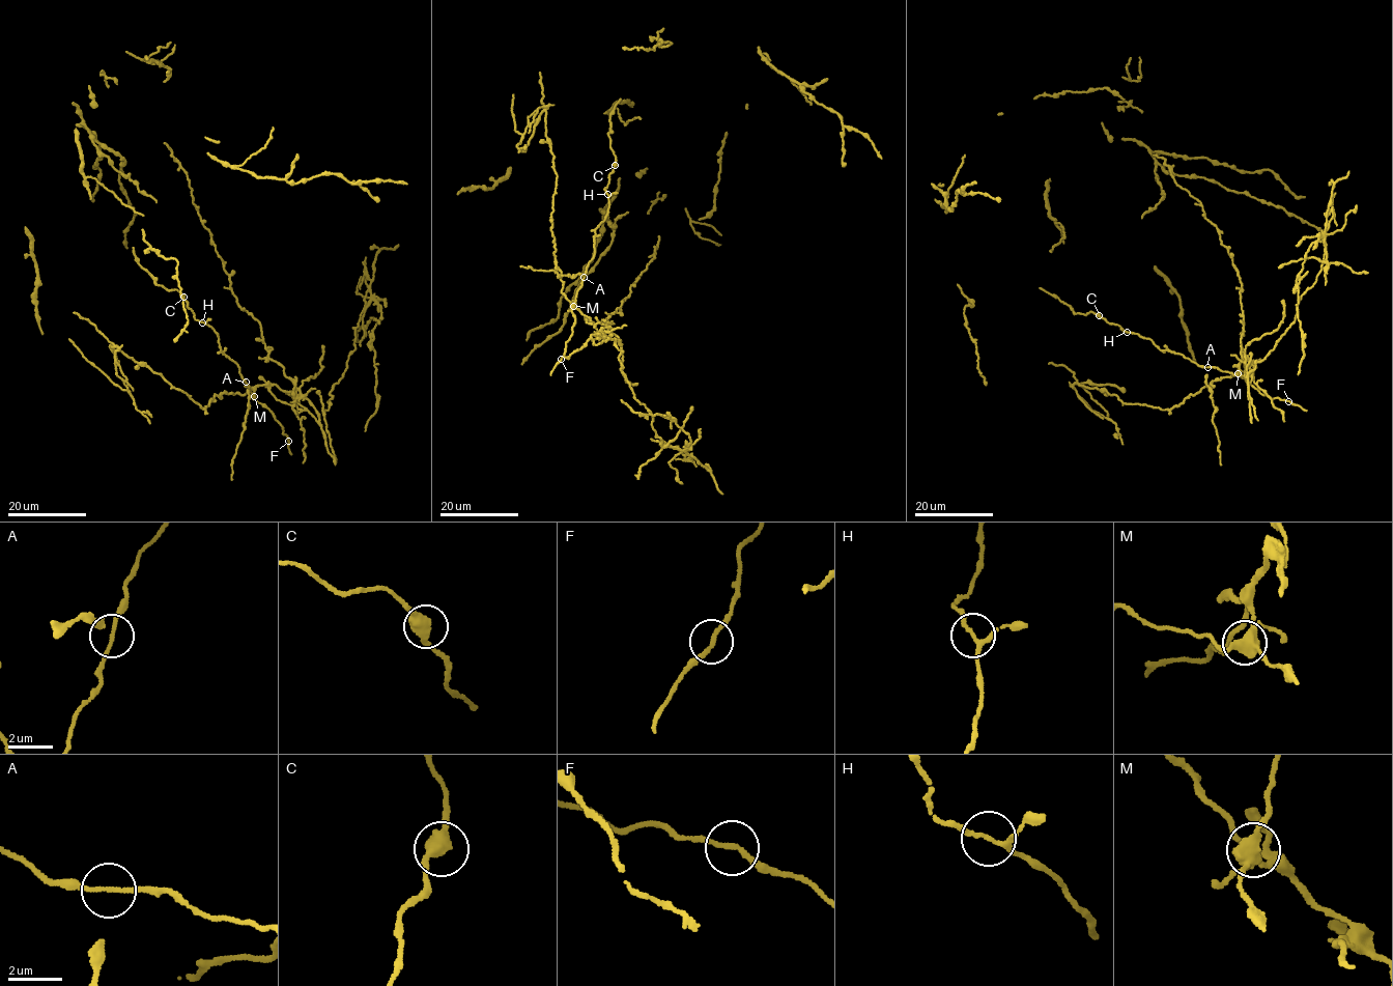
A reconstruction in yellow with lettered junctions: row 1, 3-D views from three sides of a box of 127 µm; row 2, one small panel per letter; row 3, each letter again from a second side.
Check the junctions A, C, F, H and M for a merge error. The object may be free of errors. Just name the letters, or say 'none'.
M

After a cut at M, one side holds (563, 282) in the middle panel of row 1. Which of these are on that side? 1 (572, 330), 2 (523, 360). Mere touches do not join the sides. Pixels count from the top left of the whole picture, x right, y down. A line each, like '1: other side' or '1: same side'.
1: other side
2: same side

